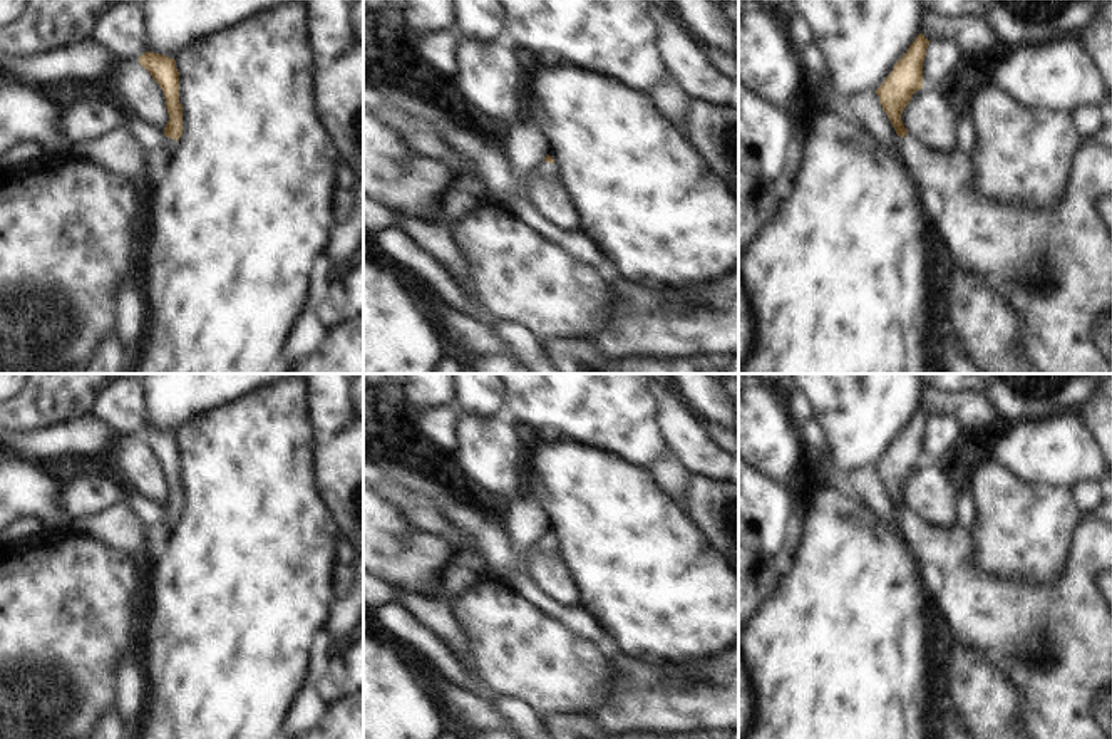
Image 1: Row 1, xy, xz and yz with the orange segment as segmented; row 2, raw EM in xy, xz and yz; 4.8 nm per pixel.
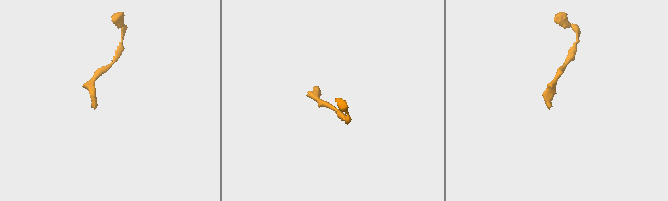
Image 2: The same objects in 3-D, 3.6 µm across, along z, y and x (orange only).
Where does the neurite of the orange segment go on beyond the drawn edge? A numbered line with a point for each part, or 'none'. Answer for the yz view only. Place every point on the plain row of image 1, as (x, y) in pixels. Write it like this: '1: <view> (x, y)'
1: yz (1055, 649)

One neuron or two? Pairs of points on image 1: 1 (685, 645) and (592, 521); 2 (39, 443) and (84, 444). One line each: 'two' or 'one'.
1: one
2: one

